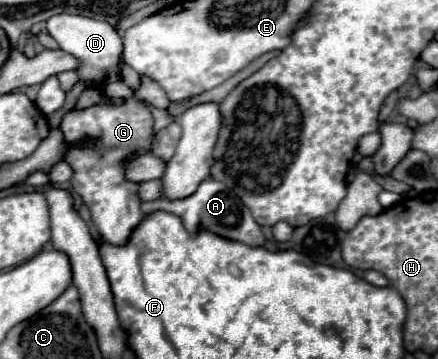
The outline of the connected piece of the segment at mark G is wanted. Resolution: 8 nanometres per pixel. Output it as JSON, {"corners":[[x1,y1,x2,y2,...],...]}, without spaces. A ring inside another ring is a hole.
{"corners":[[140,77,140,87,132,97,126,97,118,105,94,105,88,109,72,109,64,115,60,131,64,135,66,153,64,163,74,171,70,183,74,191,90,207,92,221,100,237,108,243,126,243,130,231,142,221,144,213,140,209,142,199,138,197,138,183,124,177,128,163,134,153,150,151,154,143,154,117,150,107,166,109,170,99,166,91,150,77],[92,143,92,145,90,145]]}

